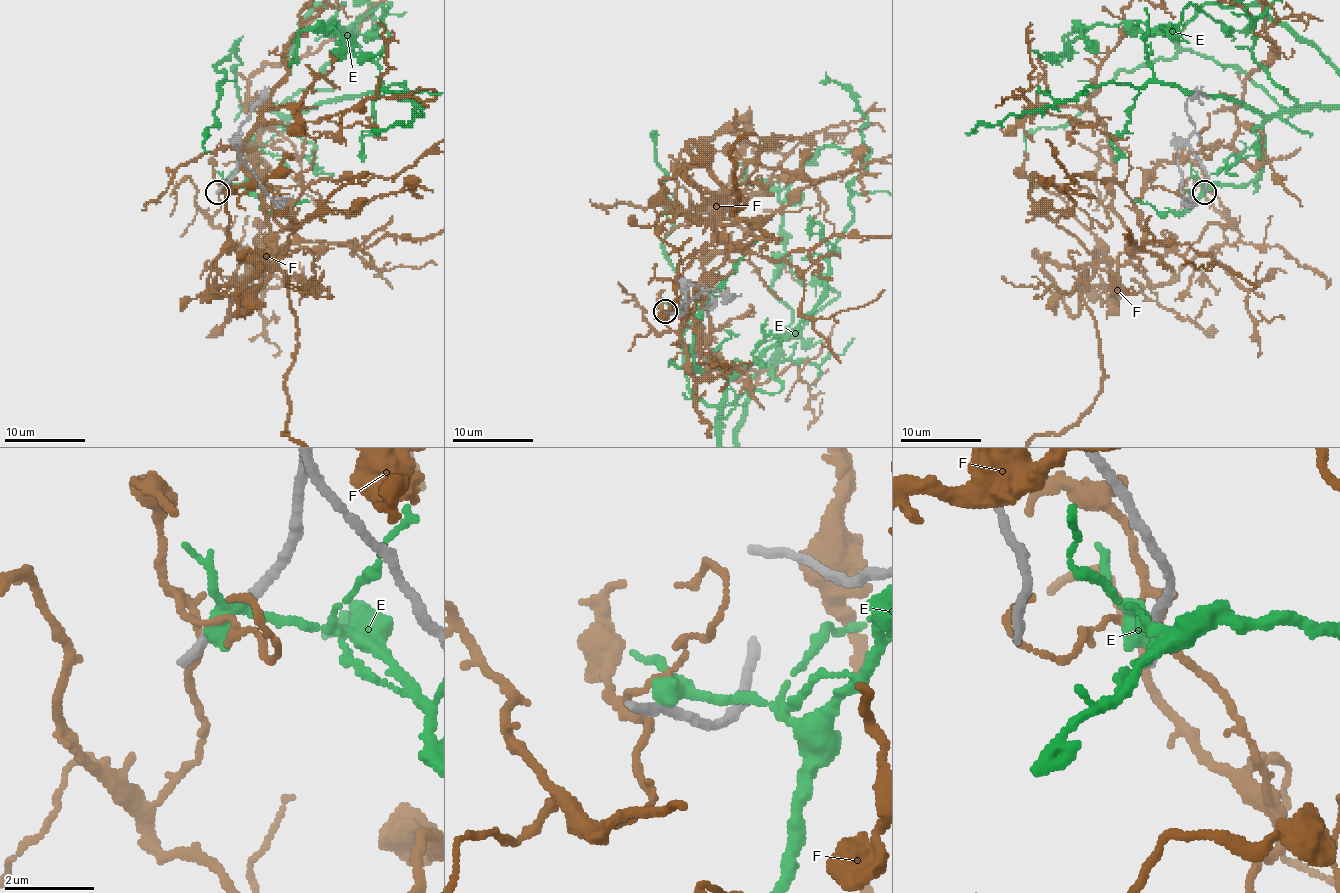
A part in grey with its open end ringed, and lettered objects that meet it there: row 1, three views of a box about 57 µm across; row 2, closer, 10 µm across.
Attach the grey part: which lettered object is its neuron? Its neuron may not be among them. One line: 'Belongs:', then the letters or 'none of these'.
Belongs: none of these

